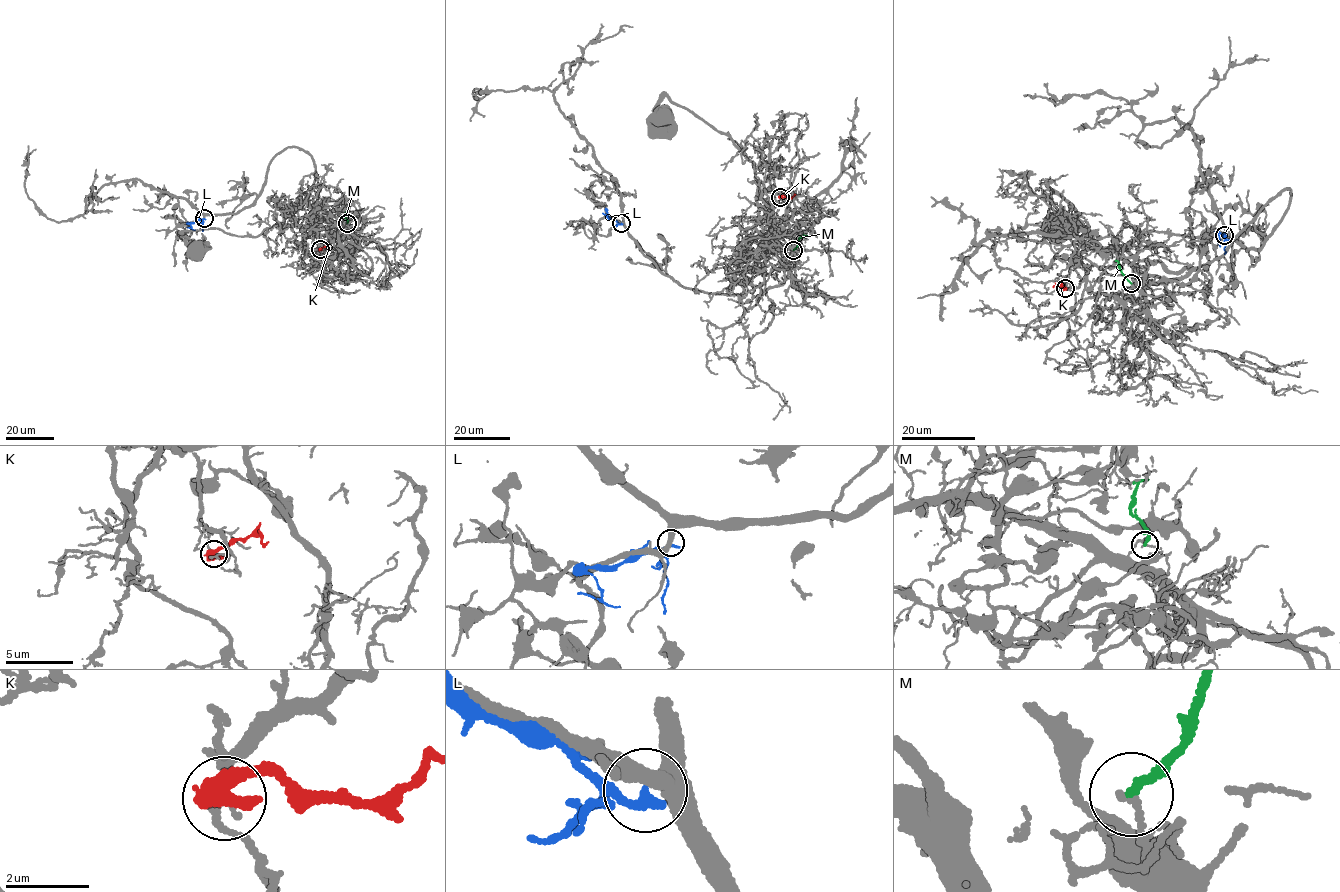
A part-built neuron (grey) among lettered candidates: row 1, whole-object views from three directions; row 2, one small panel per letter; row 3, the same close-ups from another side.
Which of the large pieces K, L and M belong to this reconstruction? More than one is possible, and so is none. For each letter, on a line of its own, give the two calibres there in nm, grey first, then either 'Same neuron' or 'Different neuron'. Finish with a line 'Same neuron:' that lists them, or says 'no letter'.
K: Thickness 150 nm (grey) against 600 nm. Different neuron
L: Thickness 380 nm (grey) against 240 nm. Different neuron
M: Thickness 100 nm (grey) against 200 nm. Different neuron
Same neuron: no letter

